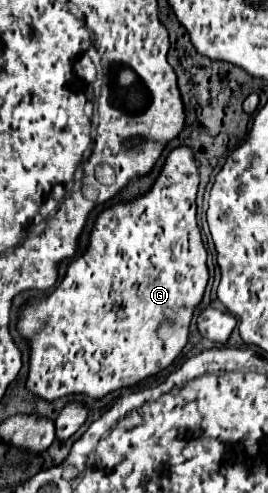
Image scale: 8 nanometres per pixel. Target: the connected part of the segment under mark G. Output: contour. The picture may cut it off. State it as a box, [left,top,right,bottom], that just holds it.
[18,148,206,402]

